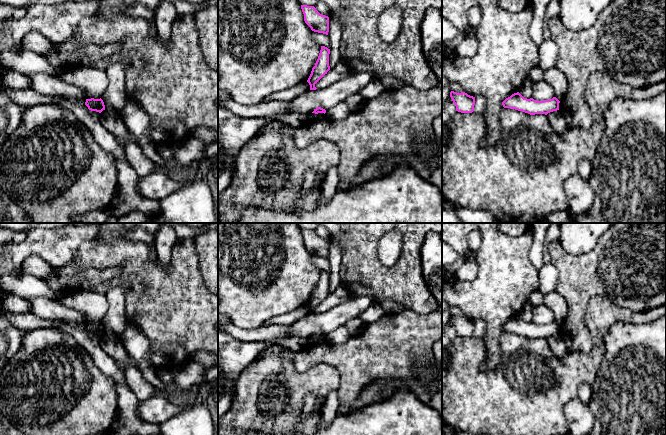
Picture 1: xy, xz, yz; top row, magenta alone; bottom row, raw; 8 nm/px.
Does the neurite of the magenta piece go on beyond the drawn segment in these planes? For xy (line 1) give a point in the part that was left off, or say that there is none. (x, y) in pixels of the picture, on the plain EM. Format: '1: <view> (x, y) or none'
1: none

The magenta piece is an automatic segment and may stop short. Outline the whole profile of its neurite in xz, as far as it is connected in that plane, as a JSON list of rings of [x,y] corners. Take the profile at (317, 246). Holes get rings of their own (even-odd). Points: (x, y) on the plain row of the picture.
[[[301,229],[305,247],[312,255],[328,259],[329,241],[320,238],[314,230]]]

